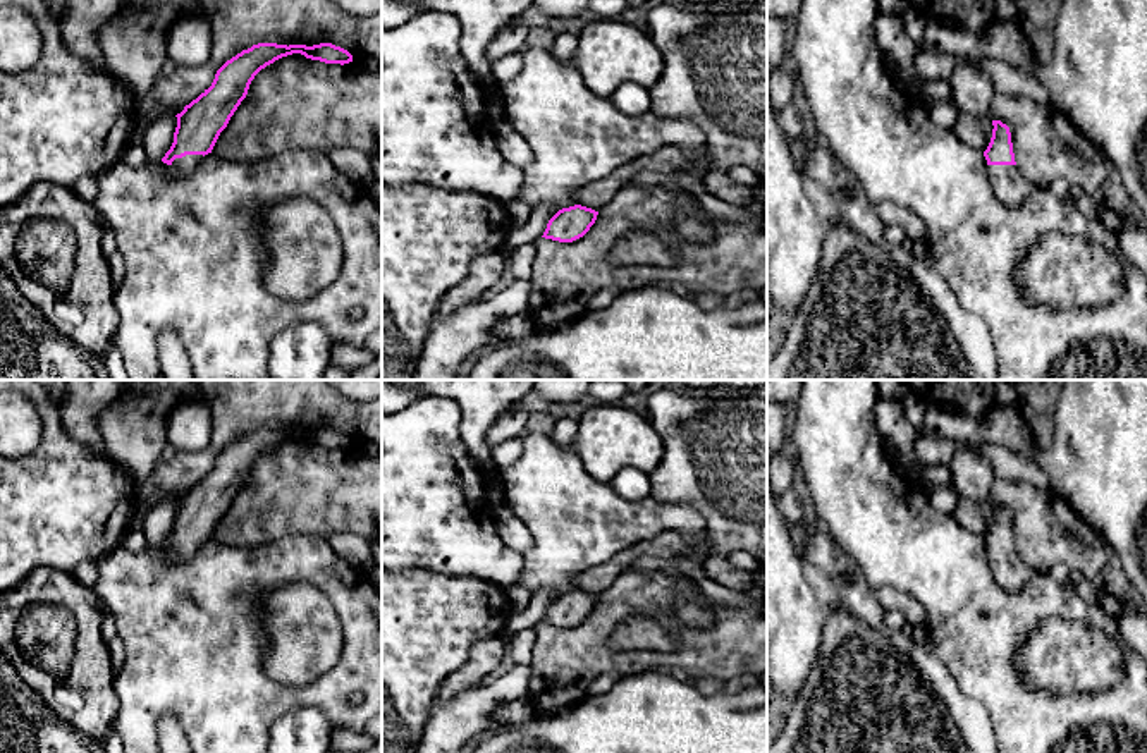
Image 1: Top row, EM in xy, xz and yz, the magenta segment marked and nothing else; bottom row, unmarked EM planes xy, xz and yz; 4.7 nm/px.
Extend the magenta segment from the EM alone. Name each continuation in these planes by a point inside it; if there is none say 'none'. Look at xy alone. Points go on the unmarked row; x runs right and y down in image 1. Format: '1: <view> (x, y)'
1: xy (183, 550)

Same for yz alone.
1: yz (1010, 571)

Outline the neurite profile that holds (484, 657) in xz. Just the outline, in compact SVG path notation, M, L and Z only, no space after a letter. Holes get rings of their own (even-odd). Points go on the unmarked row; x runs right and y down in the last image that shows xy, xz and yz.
M504 634L473 643L468 660L442 681L439 698L449 700L461 691L481 686L481 681L495 670L506 655L506 648L507 636Z

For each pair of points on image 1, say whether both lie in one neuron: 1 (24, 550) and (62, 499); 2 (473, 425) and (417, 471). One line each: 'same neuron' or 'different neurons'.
1: same neuron
2: different neurons

